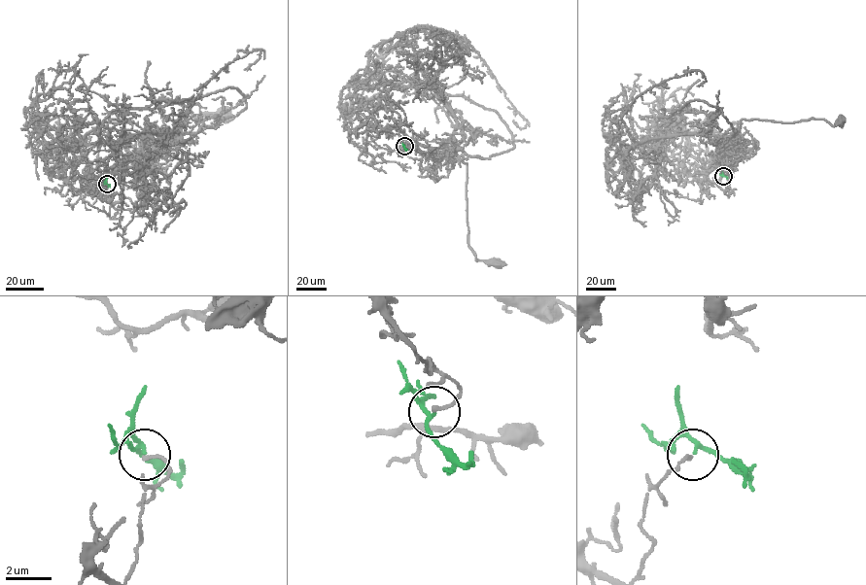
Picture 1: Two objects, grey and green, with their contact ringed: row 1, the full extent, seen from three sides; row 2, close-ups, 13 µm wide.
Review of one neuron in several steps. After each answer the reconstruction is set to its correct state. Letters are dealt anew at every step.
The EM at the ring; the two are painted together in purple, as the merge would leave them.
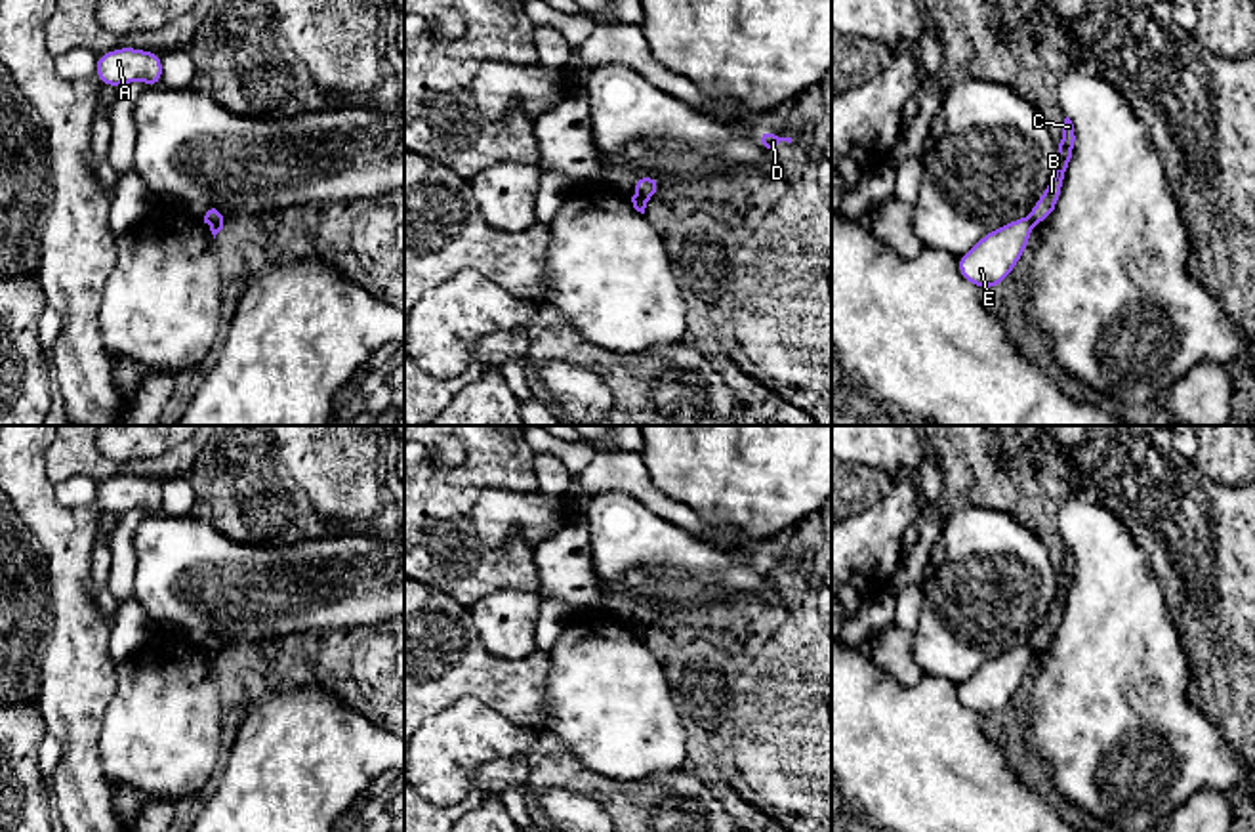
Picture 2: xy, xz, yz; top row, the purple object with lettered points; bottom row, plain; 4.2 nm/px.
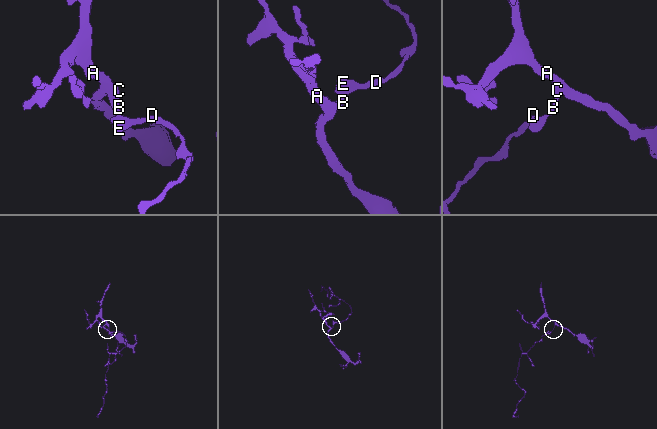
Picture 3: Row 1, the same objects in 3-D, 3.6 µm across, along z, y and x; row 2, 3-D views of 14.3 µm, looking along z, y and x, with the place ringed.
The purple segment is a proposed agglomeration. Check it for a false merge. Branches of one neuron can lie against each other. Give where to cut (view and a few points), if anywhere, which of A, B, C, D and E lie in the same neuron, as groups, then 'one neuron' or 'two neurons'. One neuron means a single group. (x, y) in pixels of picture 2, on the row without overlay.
yz (1027, 645), (1032, 653) | A B C / D E | two neurons

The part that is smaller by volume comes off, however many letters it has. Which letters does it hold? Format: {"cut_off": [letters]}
{"cut_off": ["D", "E"]}

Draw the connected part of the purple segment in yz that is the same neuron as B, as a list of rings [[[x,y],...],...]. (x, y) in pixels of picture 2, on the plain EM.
[[[1066,544],[1064,555],[1062,555],[1062,565],[1057,571],[1057,595],[1053,599],[1053,605],[1051,605],[1047,616],[1039,622],[1038,630],[1034,632],[1034,635],[1028,643],[1032,653],[1049,647],[1051,641],[1055,639],[1057,628],[1062,620],[1064,603],[1066,603],[1070,588],[1074,584],[1074,569],[1076,569],[1074,551]]]

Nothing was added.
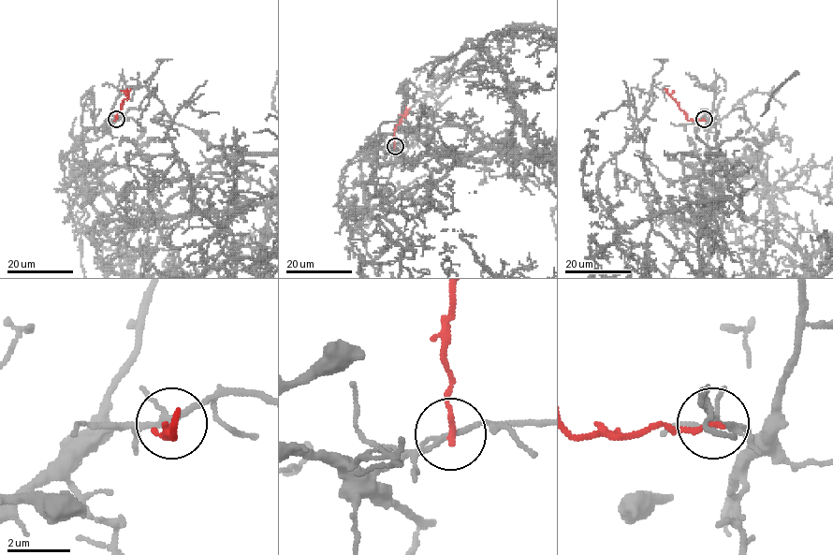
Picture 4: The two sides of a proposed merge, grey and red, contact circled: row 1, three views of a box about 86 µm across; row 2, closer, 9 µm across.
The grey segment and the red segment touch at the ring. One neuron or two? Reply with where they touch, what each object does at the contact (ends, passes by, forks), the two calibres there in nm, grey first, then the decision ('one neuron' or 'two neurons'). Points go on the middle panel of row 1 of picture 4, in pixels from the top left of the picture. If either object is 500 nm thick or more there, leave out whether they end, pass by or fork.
place (395, 146); grey forks; red ends; calibres 150 and 180 nm; two neurons

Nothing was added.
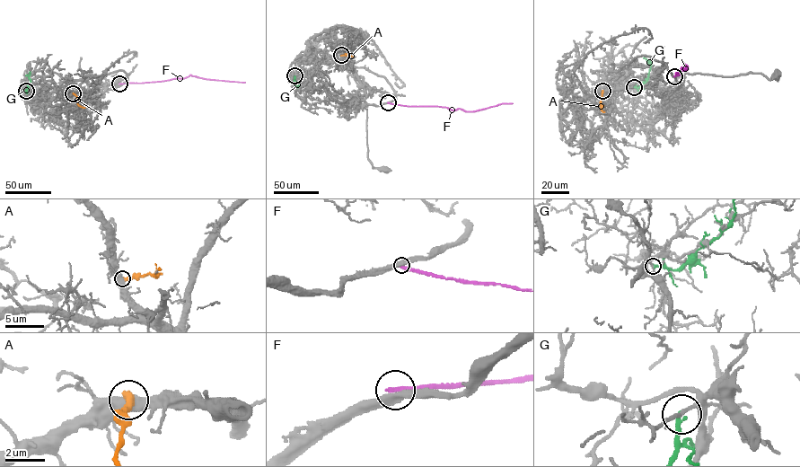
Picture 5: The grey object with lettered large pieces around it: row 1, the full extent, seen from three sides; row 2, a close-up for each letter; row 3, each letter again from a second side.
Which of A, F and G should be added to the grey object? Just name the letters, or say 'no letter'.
no letter

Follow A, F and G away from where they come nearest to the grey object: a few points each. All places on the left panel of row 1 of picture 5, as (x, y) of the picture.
A: (73, 93), (77, 103), (84, 107)
F: (119, 83), (162, 81), (190, 74), (245, 83)
G: (26, 91), (30, 72)

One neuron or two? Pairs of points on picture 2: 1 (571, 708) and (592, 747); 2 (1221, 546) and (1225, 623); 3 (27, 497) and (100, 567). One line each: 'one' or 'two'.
1: one
2: one
3: two

